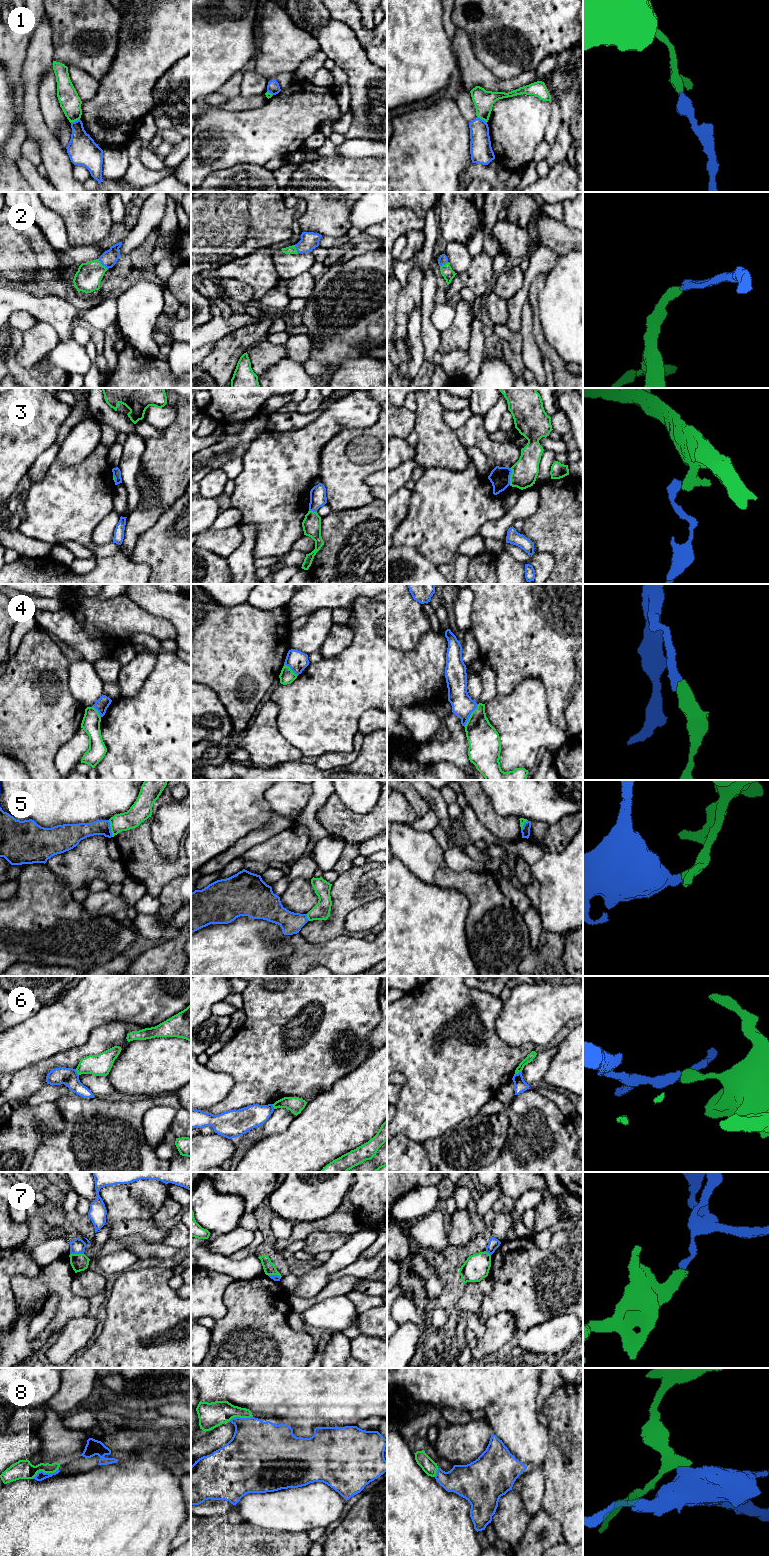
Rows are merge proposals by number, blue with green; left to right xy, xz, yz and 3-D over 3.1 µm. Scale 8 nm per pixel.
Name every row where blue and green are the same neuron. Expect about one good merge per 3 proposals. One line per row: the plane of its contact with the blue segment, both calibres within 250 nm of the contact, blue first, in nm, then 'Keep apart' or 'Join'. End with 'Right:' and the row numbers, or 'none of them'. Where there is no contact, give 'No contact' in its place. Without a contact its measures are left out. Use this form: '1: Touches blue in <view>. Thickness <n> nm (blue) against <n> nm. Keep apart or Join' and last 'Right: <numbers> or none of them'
1: Touches blue in yz. Thickness 180 nm (blue) against 160 nm. Keep apart
2: Touches blue in xy. Thickness 130 nm (blue) against 220 nm. Join
3: Touches blue in yz. Thickness 160 nm (blue) against 200 nm. Keep apart
4: Touches blue in yz. Thickness 180 nm (blue) against 260 nm. Keep apart
5: Touches blue in xy. Thickness 130 nm (blue) against 150 nm. Keep apart
6: Touches blue in yz. Thickness 100 nm (blue) against 60 nm. Keep apart
7: Touches blue in xy. Thickness 130 nm (blue) against 140 nm. Keep apart
8: Touches blue in xy. Thickness 70 nm (blue) against 160 nm. Keep apart
Right: 2

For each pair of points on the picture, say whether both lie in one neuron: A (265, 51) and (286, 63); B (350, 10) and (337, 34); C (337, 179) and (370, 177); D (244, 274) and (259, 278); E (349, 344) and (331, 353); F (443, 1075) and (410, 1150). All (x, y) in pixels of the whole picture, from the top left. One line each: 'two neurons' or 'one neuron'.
A: one neuron
B: two neurons
C: one neuron
D: one neuron
E: one neuron
F: two neurons

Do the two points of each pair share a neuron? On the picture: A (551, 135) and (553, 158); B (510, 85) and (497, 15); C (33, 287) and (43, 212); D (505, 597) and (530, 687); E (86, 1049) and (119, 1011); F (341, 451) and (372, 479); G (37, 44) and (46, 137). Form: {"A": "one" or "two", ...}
{"A": "two", "B": "two", "C": "two", "D": "two", "E": "two", "F": "two", "G": "one"}

